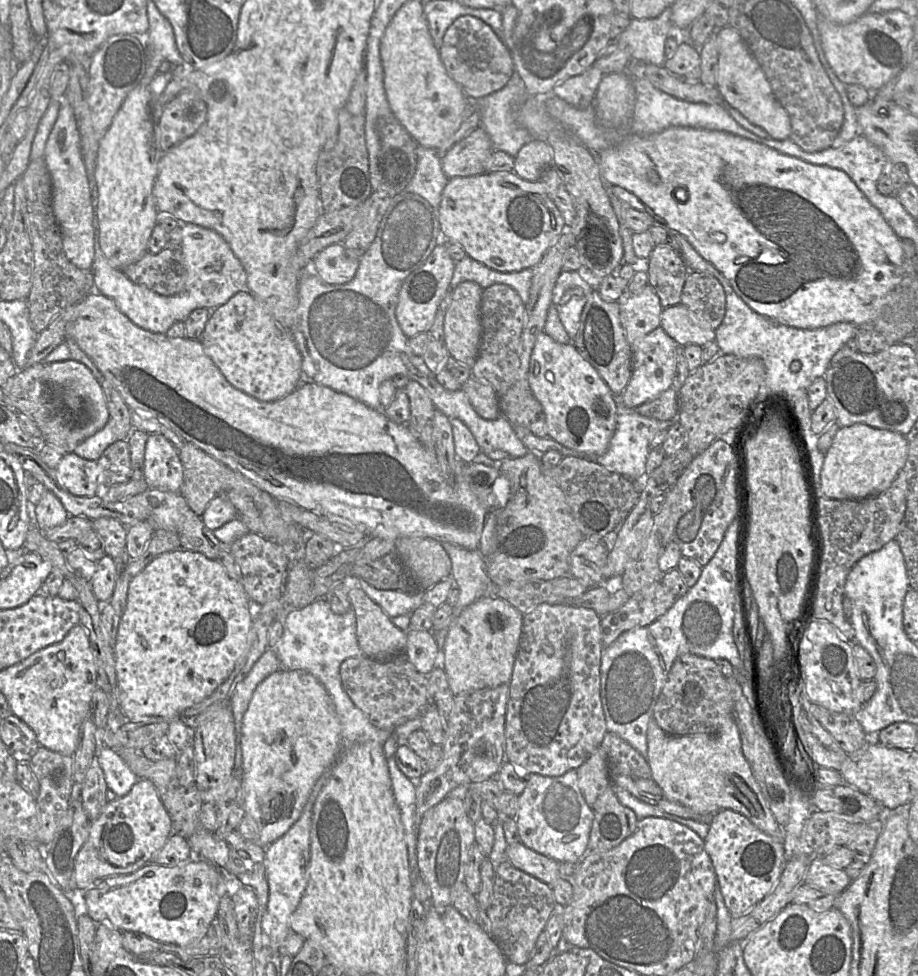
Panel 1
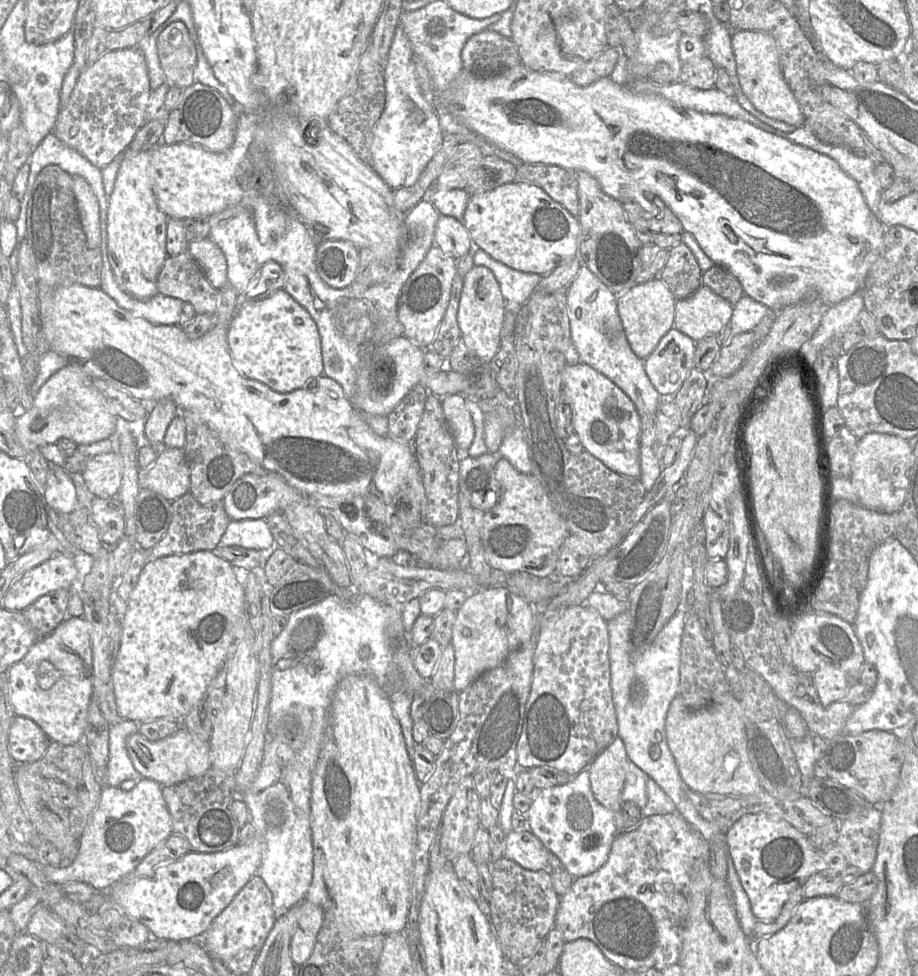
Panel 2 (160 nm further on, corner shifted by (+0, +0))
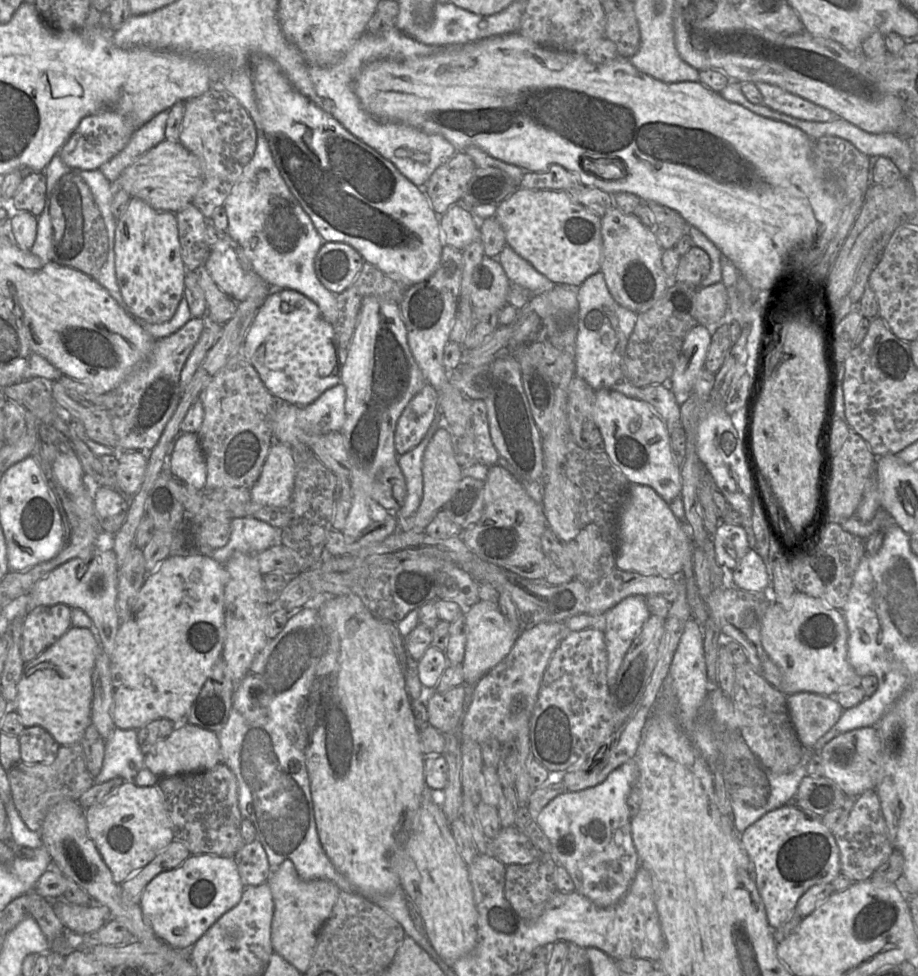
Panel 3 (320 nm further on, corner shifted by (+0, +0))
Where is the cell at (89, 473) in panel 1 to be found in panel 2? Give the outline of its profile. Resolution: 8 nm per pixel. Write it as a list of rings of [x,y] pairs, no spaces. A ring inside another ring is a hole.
[[[113,452],[90,457],[82,477],[95,497],[115,497],[122,481],[122,463]]]

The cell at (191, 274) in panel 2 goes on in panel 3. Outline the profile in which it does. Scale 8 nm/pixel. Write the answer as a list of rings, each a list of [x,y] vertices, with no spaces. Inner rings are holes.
[[[205,267],[194,270],[205,294],[206,314],[216,323],[224,325],[235,314],[238,302],[233,301],[213,281]]]

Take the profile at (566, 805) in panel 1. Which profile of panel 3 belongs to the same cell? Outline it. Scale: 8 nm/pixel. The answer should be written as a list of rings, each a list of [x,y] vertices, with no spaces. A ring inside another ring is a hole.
[[[630,759],[595,786],[559,794],[535,818],[549,840],[551,856],[567,870],[575,891],[599,907],[617,903],[628,891],[640,867],[626,804],[638,776],[638,766],[634,759]]]

